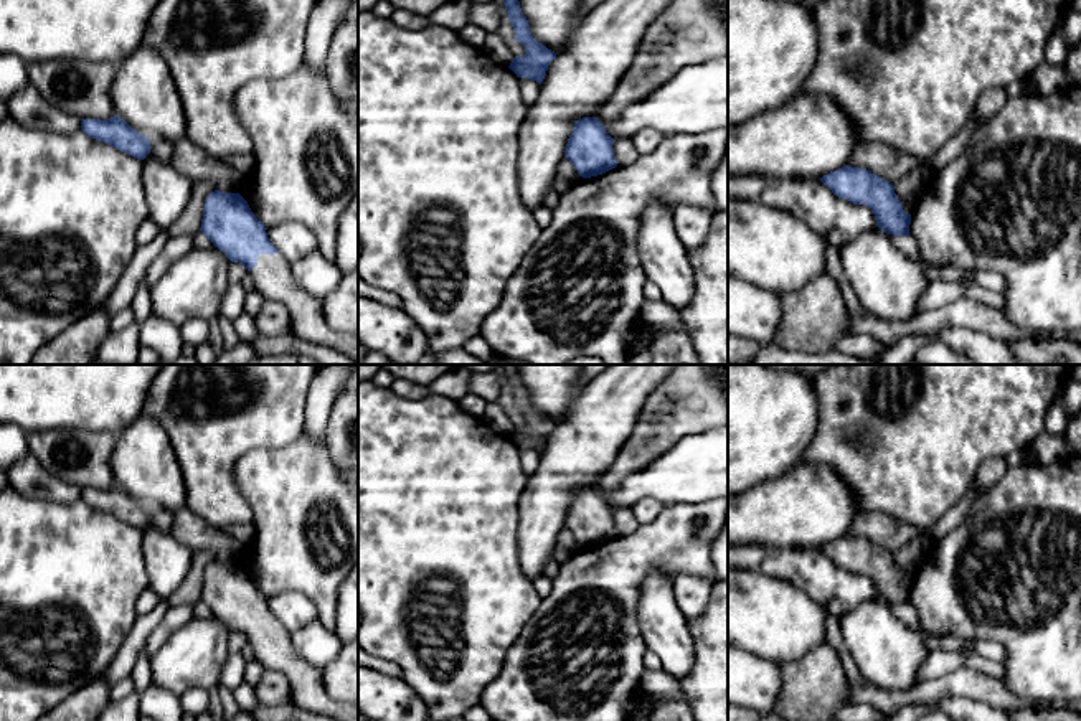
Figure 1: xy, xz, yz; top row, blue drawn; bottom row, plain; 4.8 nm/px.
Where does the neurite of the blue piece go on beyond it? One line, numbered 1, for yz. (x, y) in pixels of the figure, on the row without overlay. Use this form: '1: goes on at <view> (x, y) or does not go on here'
1: does not go on here

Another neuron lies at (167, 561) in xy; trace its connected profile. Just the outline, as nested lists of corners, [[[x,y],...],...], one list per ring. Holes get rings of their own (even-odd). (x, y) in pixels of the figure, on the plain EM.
[[[152,521],[142,533],[142,553],[150,587],[160,599],[168,599],[185,581],[193,551],[178,543],[170,531],[160,531]]]

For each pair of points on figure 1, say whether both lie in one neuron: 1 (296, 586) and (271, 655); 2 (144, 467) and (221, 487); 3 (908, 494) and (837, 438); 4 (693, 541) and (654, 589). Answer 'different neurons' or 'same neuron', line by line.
1: different neurons
2: different neurons
3: same neuron
4: same neuron

